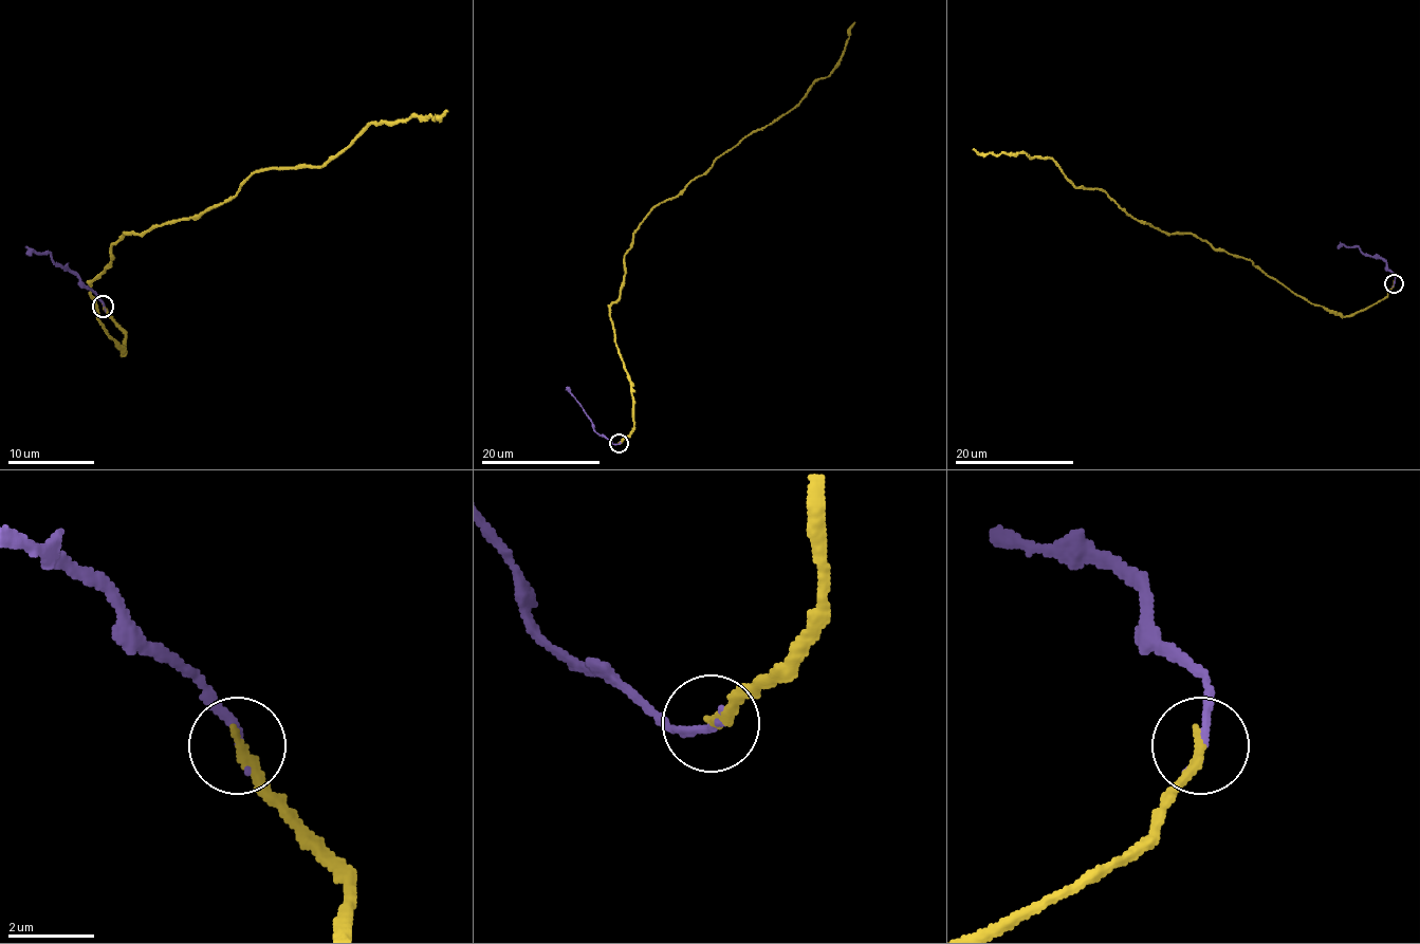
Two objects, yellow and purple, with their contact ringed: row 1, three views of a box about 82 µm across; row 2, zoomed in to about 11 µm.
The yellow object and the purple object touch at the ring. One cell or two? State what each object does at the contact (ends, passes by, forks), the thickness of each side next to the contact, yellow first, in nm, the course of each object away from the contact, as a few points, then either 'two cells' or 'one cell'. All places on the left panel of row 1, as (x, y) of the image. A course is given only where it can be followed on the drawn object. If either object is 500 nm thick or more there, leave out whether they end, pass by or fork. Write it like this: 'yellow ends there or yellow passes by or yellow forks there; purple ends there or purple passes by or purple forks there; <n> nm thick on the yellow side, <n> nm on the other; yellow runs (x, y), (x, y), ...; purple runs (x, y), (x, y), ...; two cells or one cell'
yellow ends there; purple ends there; 240 nm thick on the yellow side, 180 nm on the other; yellow runs (104, 306), (123, 353), (90, 284), (123, 235), (199, 217), (257, 171), (326, 165), (369, 124), (447, 109); purple runs (104, 306), (47, 254), (25, 254); one cell

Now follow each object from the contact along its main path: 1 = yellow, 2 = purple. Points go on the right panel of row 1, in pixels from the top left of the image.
1: (1394, 283), (1340, 315), (1248, 259), (1139, 222), (1103, 191), (1075, 186), (1050, 159), (973, 148)
2: (1394, 283), (1394, 274), (1379, 258), (1367, 256), (1354, 247), (1338, 247)

